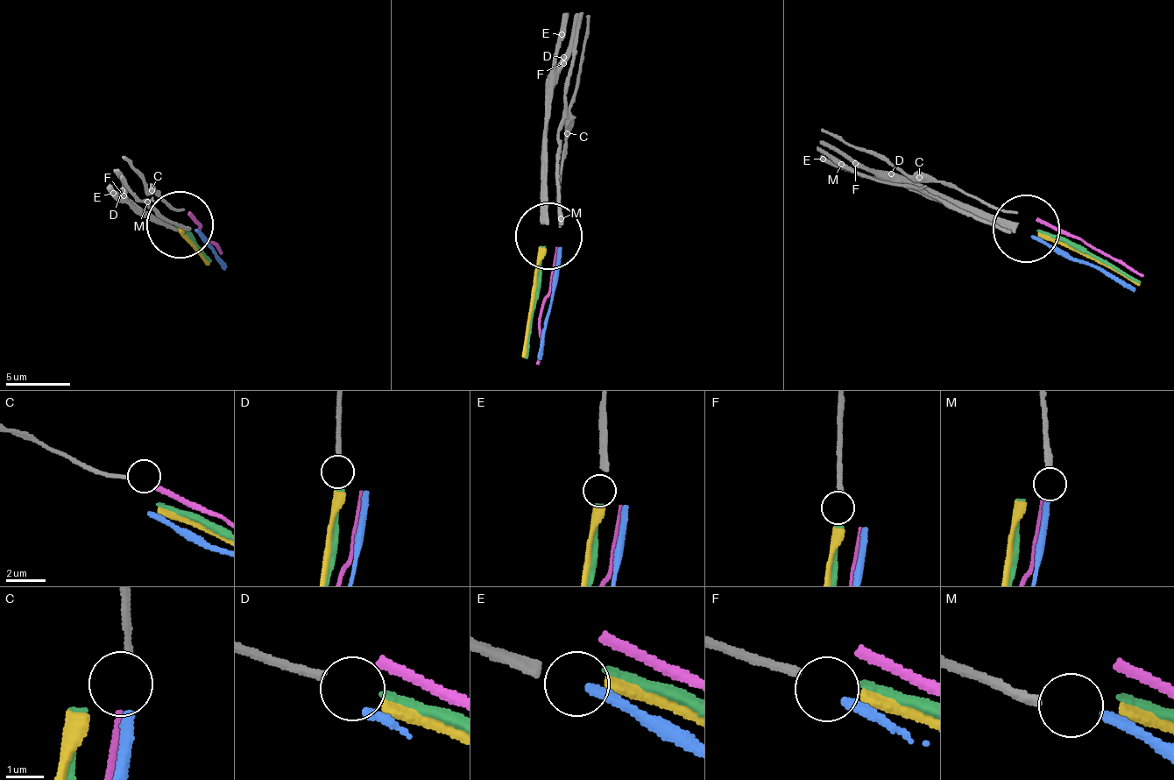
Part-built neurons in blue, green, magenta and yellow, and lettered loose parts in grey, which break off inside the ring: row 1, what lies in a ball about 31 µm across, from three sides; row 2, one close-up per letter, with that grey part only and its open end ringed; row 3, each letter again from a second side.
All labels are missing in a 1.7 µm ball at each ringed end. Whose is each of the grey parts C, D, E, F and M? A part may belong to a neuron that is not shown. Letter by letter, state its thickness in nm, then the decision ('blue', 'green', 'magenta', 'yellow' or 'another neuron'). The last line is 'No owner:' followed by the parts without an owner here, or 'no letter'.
C: 190 nm thick; magenta
D: 240 nm thick; green
E: 280 nm thick; another neuron
F: 240 nm thick; yellow
M: 280 nm thick; blue
No owner: E

